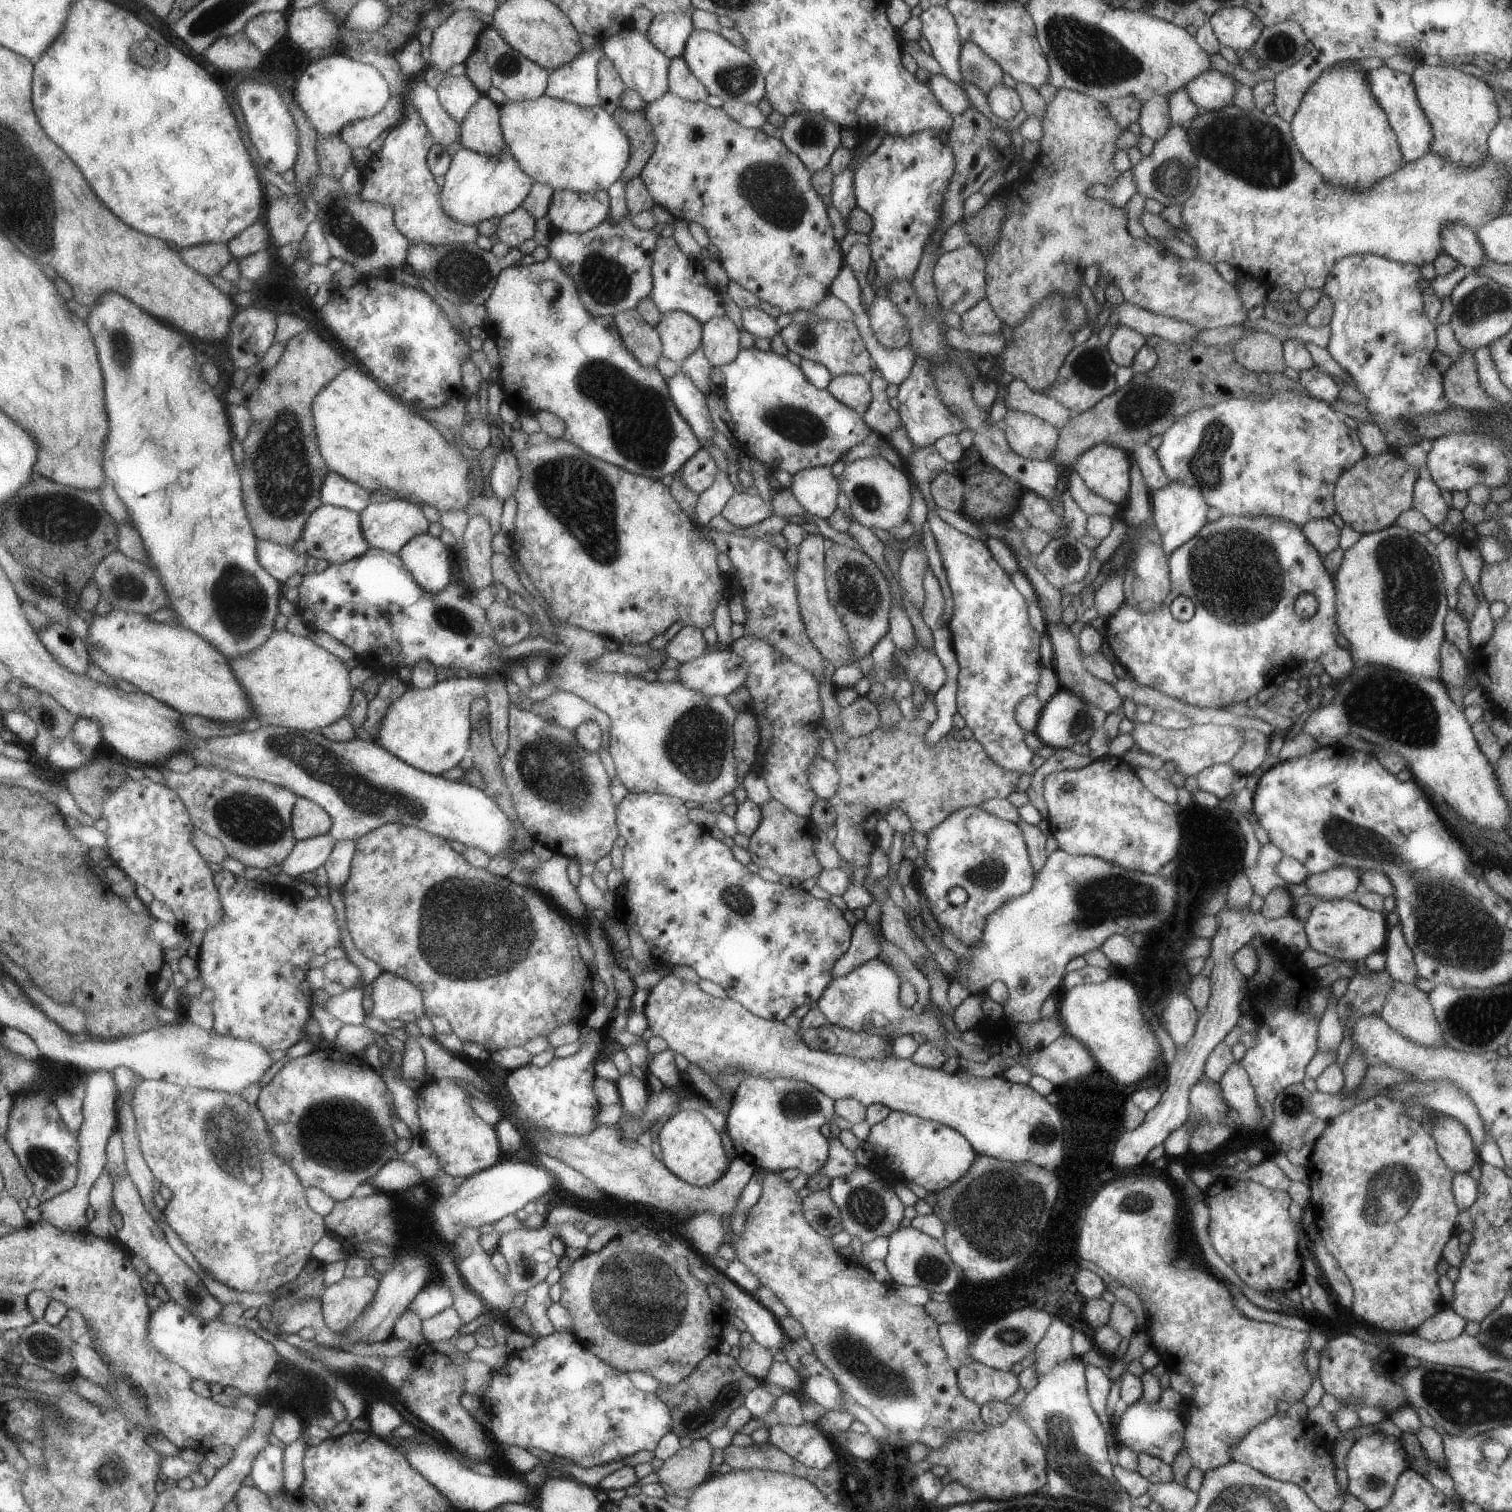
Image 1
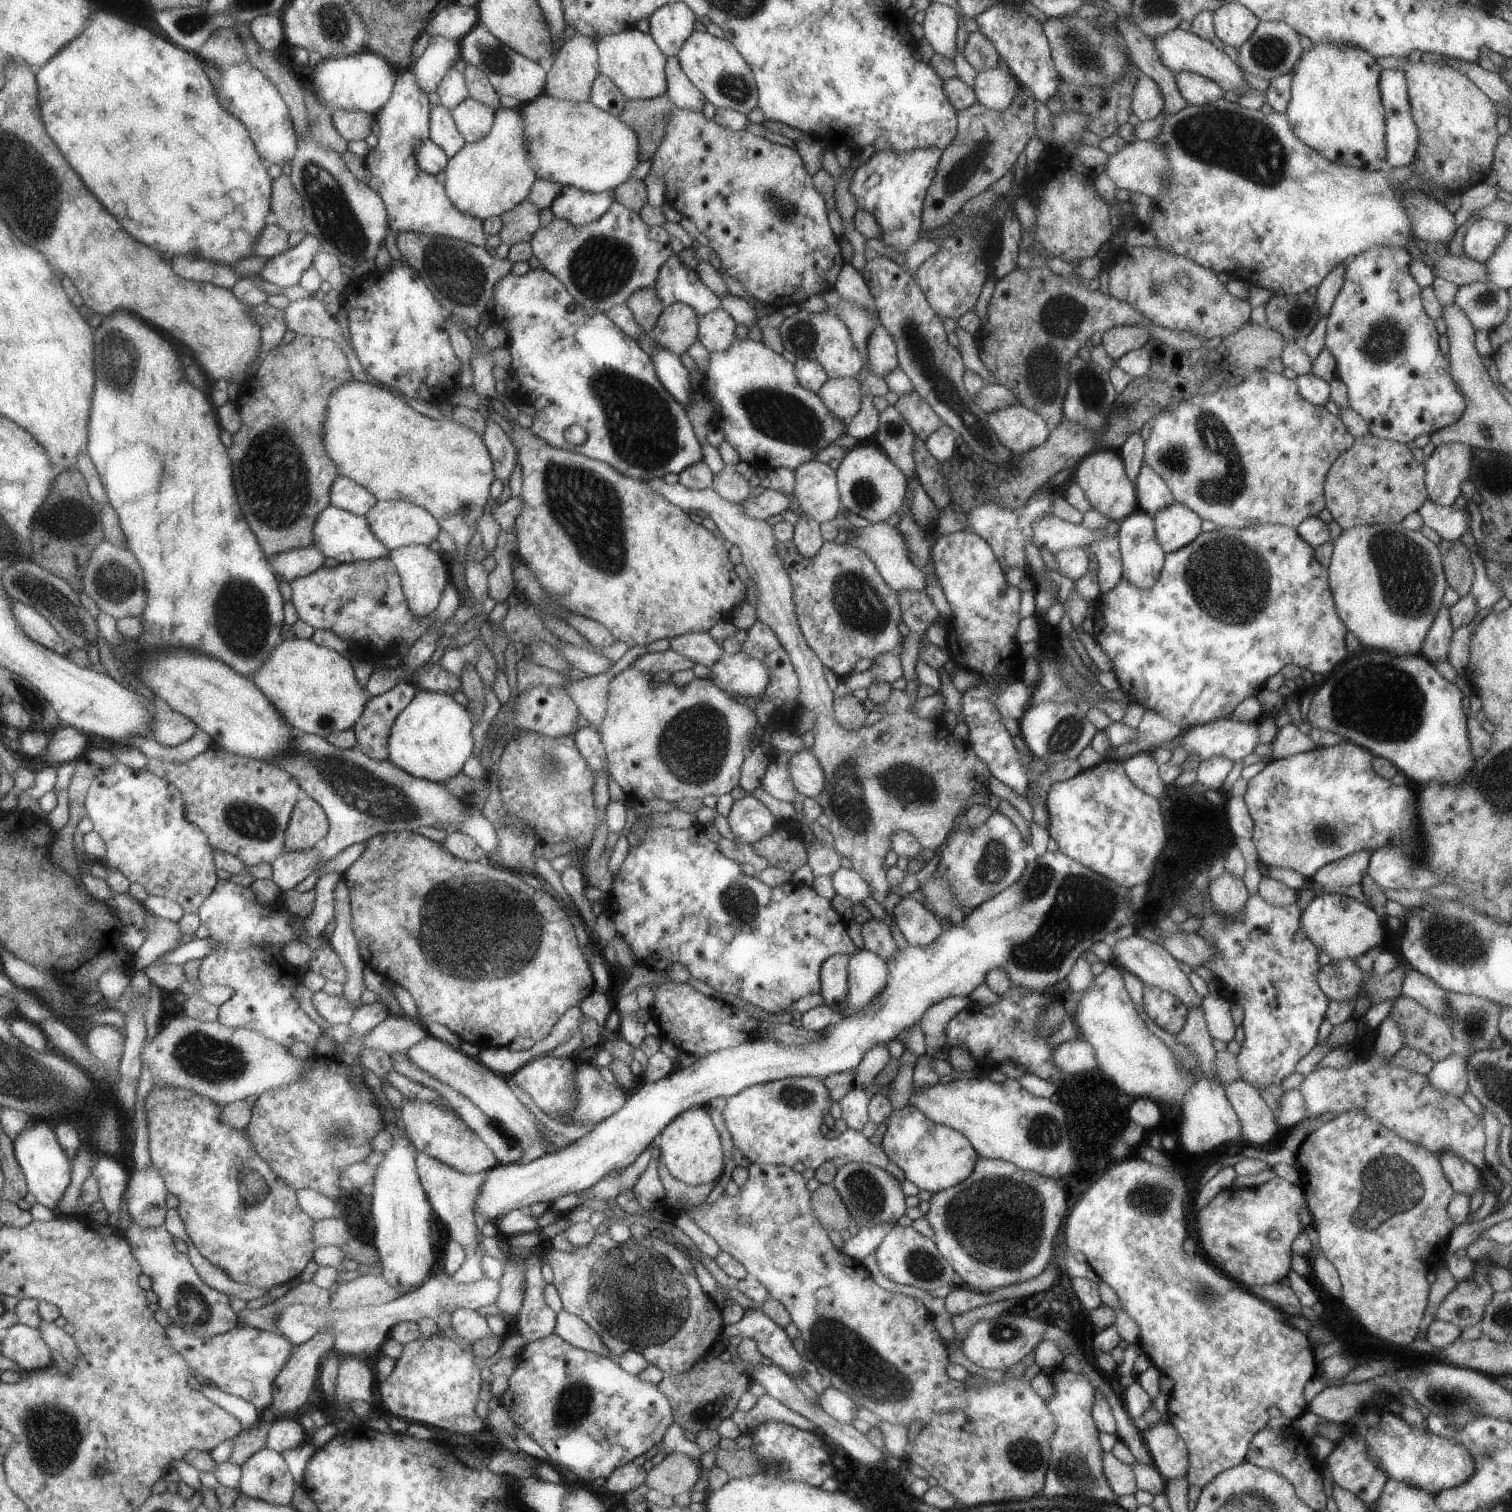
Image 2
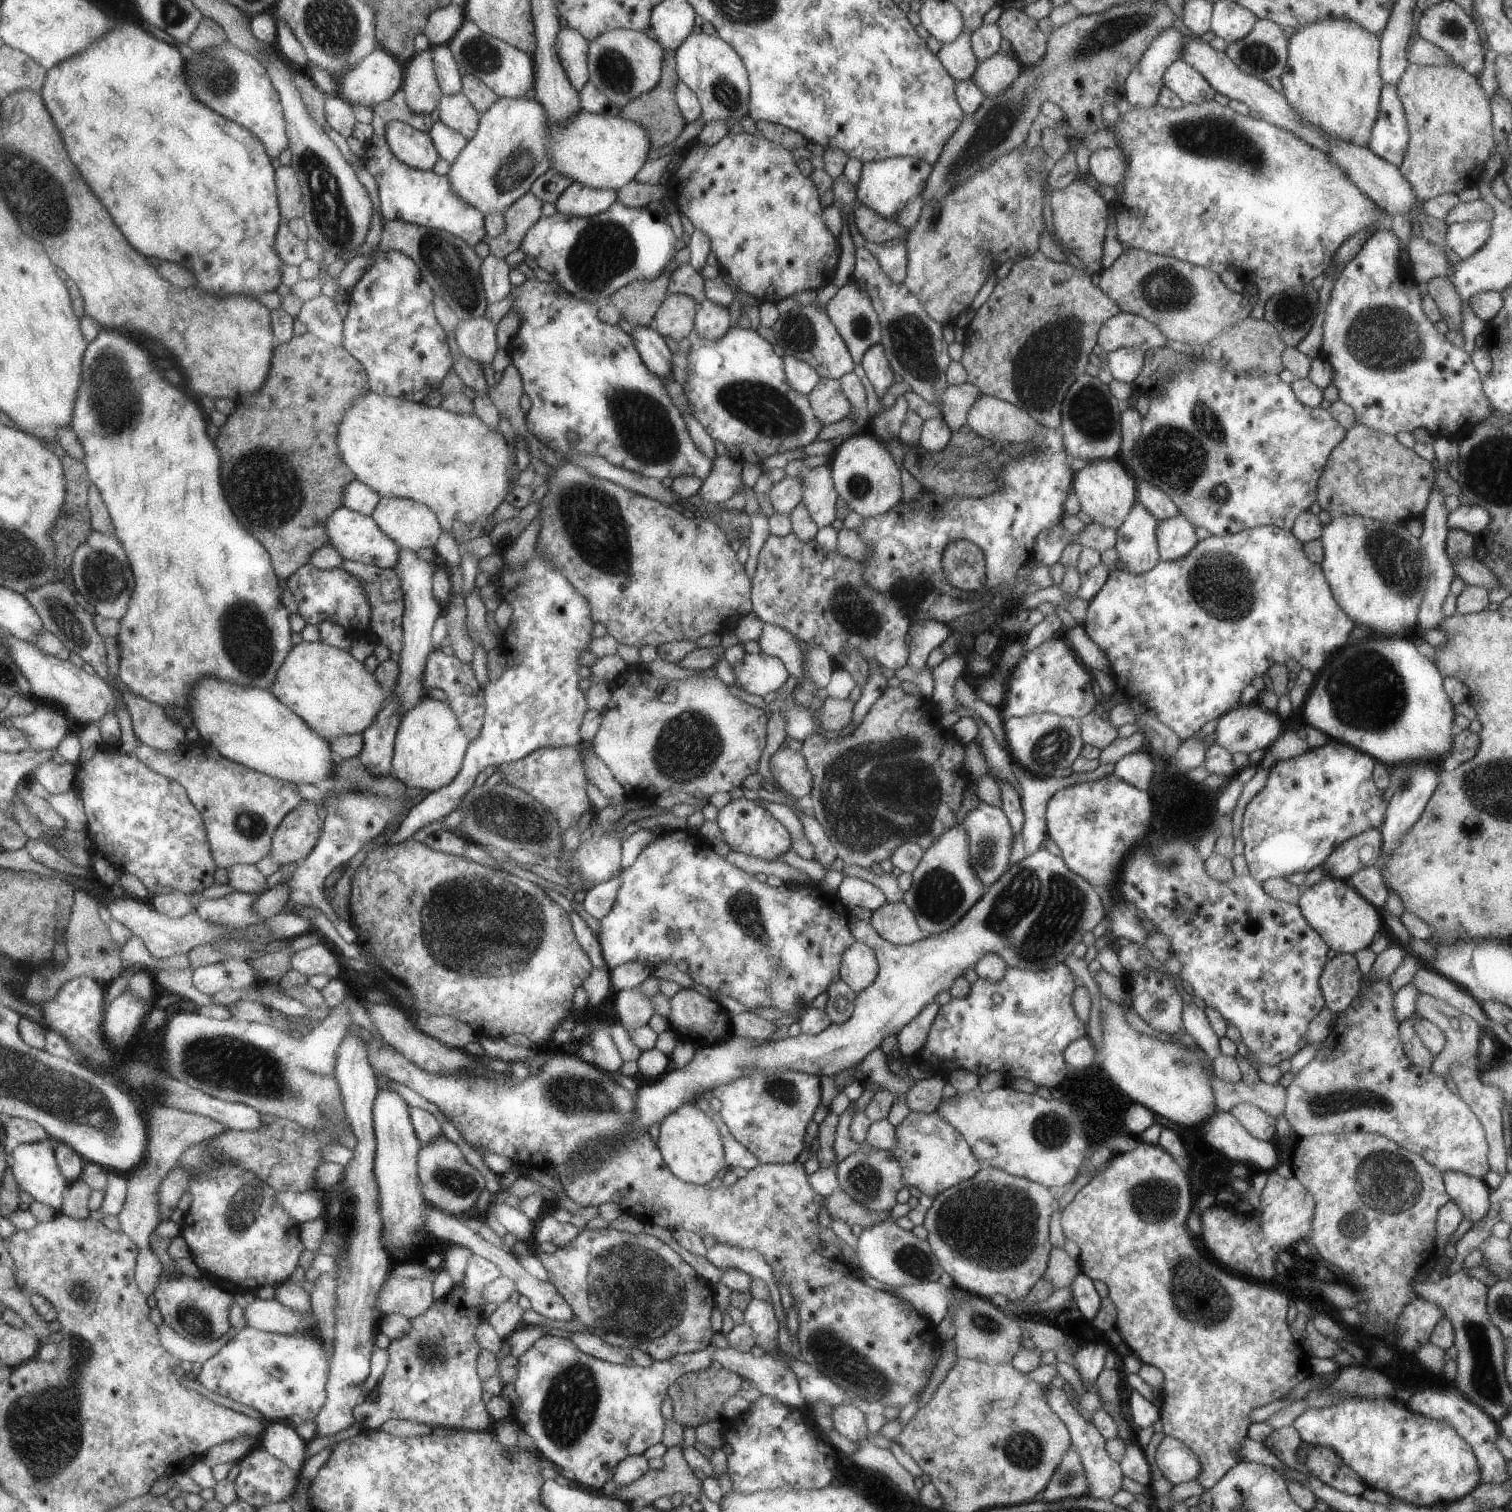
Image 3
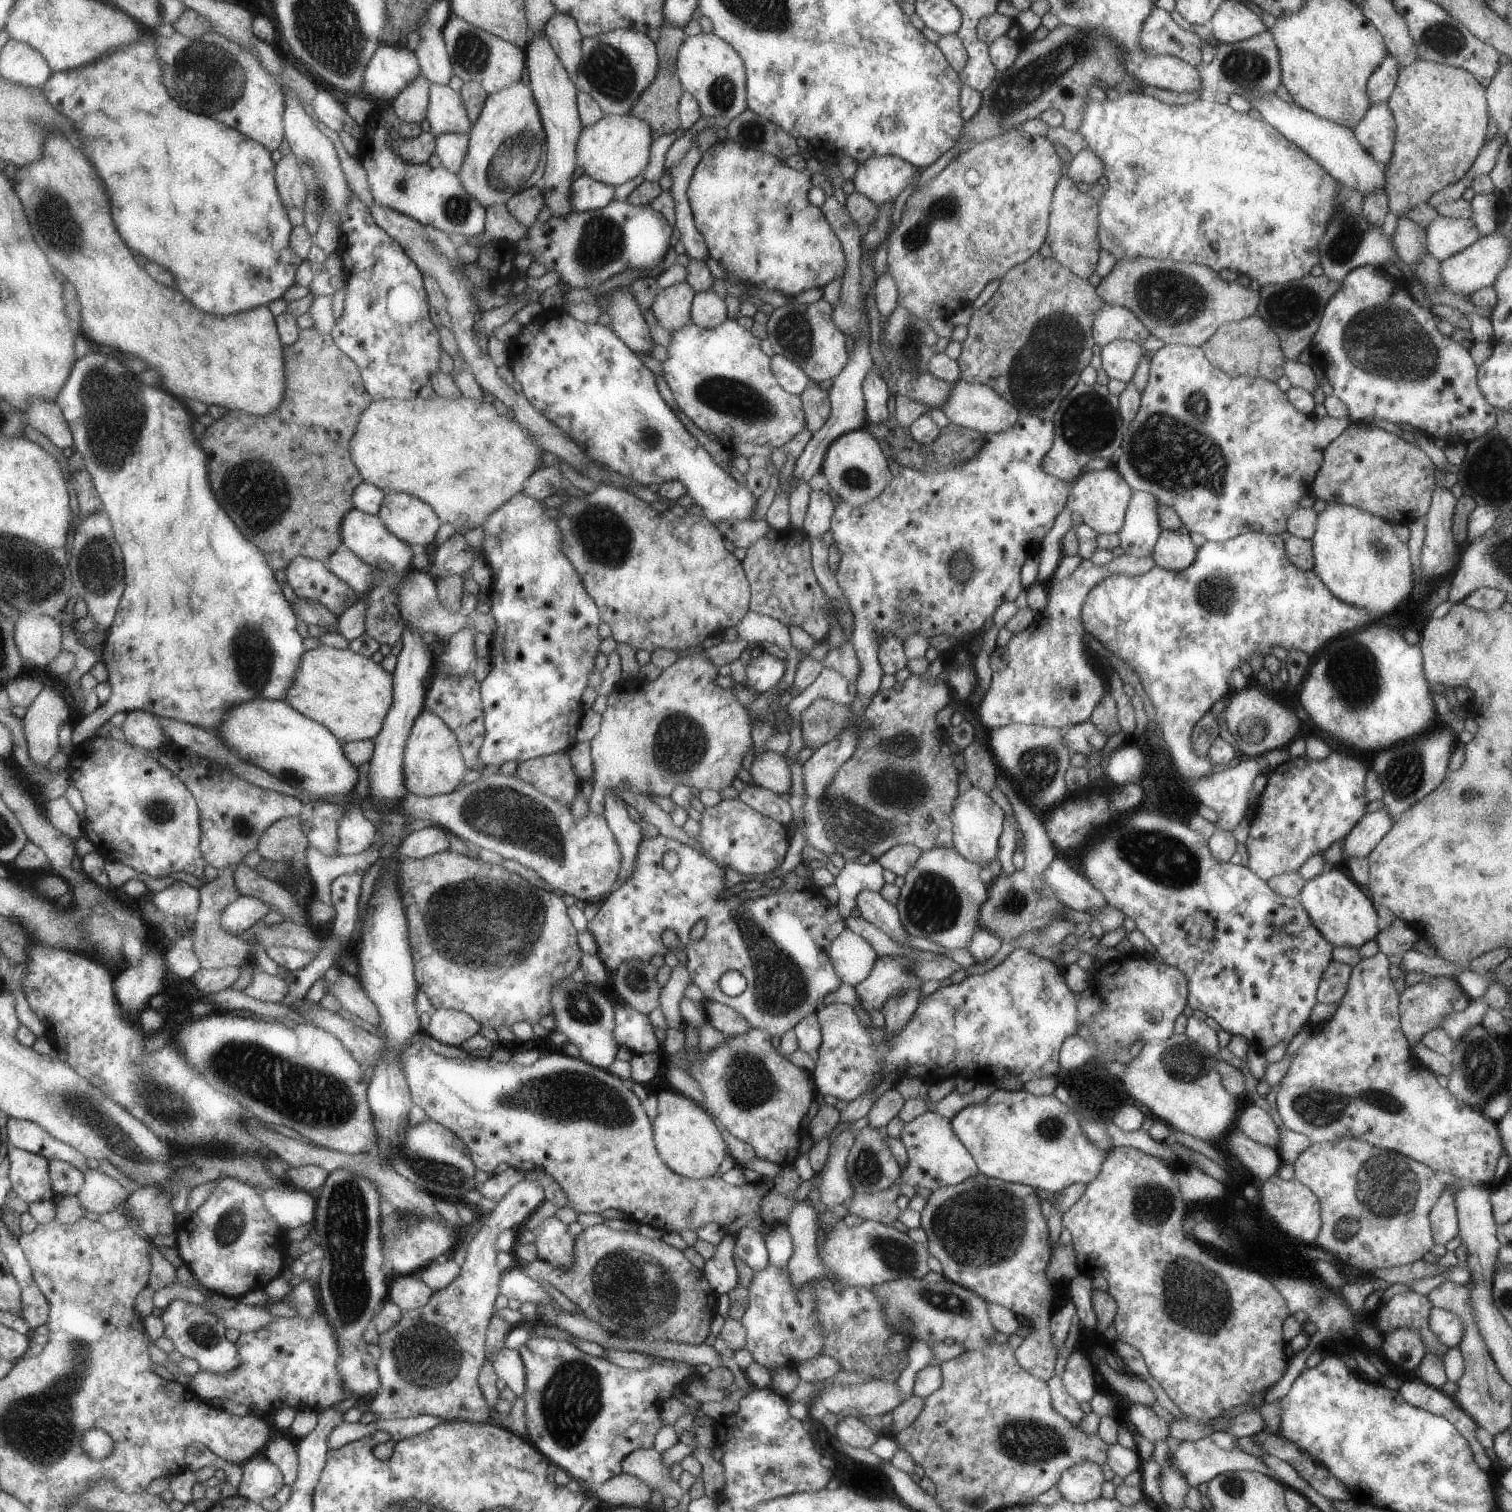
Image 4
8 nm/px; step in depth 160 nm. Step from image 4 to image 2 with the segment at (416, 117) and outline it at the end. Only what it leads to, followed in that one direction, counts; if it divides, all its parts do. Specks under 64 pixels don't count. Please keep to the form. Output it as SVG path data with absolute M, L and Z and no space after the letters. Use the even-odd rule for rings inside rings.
M434 35L426 51L411 66L417 76L417 83L426 94L437 90L438 83L461 59L461 42L458 39Z

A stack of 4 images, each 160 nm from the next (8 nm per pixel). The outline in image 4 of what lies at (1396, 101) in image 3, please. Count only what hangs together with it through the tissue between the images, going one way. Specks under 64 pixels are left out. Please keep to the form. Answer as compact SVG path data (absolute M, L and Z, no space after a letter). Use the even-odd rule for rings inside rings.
M1387 102L1373 104L1353 132L1362 148L1379 165L1386 165L1394 154L1396 122Z

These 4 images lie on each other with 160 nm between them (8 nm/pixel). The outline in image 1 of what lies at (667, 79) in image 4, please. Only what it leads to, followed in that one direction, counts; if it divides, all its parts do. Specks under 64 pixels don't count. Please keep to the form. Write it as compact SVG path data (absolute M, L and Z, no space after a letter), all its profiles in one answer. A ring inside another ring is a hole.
M618 107L612 115L629 138L630 160L619 178L622 182L627 183L631 178L641 176L642 169L655 151L656 137L650 123L643 115L643 110L631 113Z

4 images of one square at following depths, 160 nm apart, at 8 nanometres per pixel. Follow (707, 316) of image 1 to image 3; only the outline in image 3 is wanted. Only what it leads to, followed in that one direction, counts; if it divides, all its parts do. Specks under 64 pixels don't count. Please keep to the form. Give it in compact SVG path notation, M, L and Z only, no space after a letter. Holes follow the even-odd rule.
M690 263L677 266L670 276L667 292L692 297L699 305L707 298L705 278Z

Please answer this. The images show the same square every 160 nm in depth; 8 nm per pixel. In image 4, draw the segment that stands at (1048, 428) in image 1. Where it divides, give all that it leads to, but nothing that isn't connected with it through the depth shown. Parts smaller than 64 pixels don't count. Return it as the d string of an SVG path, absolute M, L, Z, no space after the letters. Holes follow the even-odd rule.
M961 379L954 382L954 390L950 390L950 396L946 398L940 410L946 414L950 423L980 432L982 435L1010 430L1020 416L1018 410L996 394L992 388L982 384L969 384Z

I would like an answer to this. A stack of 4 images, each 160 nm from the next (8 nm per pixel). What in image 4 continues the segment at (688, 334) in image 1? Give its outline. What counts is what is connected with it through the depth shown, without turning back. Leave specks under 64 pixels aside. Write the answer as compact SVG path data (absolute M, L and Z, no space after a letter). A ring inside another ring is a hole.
M686 282L661 289L651 307L658 324L670 333L686 324L691 324L694 296L694 288Z

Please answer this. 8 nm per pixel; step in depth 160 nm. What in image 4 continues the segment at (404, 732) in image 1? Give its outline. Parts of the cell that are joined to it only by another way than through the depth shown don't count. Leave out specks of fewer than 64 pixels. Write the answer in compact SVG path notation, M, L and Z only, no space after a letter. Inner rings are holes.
M425 709L416 718L404 748L404 776L409 793L420 797L450 794L460 787L466 772L456 736L434 712Z

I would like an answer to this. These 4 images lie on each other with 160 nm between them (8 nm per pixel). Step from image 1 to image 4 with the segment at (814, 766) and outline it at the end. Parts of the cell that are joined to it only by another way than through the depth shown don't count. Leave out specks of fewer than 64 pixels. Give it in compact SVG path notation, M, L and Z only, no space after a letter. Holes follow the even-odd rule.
M765 751L749 760L746 769L754 784L787 797L791 792L791 769L782 754Z

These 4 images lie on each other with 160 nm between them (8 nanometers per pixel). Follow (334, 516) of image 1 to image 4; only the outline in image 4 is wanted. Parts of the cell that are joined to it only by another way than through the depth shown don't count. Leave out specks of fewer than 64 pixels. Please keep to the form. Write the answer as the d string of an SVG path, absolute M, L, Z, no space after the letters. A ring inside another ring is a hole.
M352 508L342 518L340 536L342 536L342 543L345 548L356 554L368 566L372 566L378 571L394 572L394 574L401 575L411 567L413 548L410 547L408 542L403 542L400 538L391 534L390 530L387 530L384 526L384 522L382 522L379 515L370 515Z

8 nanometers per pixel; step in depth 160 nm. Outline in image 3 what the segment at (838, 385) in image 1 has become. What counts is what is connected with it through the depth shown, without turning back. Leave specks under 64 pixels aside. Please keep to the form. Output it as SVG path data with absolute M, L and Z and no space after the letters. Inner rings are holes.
M821 378L818 384L810 391L809 399L812 410L816 418L821 420L823 425L831 425L843 418L848 418L853 414L853 406L850 405L850 400L844 395L840 386L840 379L825 379Z

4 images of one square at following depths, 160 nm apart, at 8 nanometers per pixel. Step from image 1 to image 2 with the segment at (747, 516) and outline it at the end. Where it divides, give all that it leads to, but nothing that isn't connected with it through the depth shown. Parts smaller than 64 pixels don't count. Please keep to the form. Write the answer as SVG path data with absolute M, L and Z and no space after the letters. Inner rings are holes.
M772 488L765 489L757 496L751 496L740 503L750 518L768 520L775 514L788 514L789 497Z

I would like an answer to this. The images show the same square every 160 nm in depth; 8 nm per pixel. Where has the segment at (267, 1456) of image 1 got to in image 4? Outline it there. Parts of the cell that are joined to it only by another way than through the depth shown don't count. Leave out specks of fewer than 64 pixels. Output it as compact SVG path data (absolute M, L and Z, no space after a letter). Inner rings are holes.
M258 1454L243 1464L239 1496L259 1504L264 1498L273 1498L284 1486L282 1472L265 1454Z

